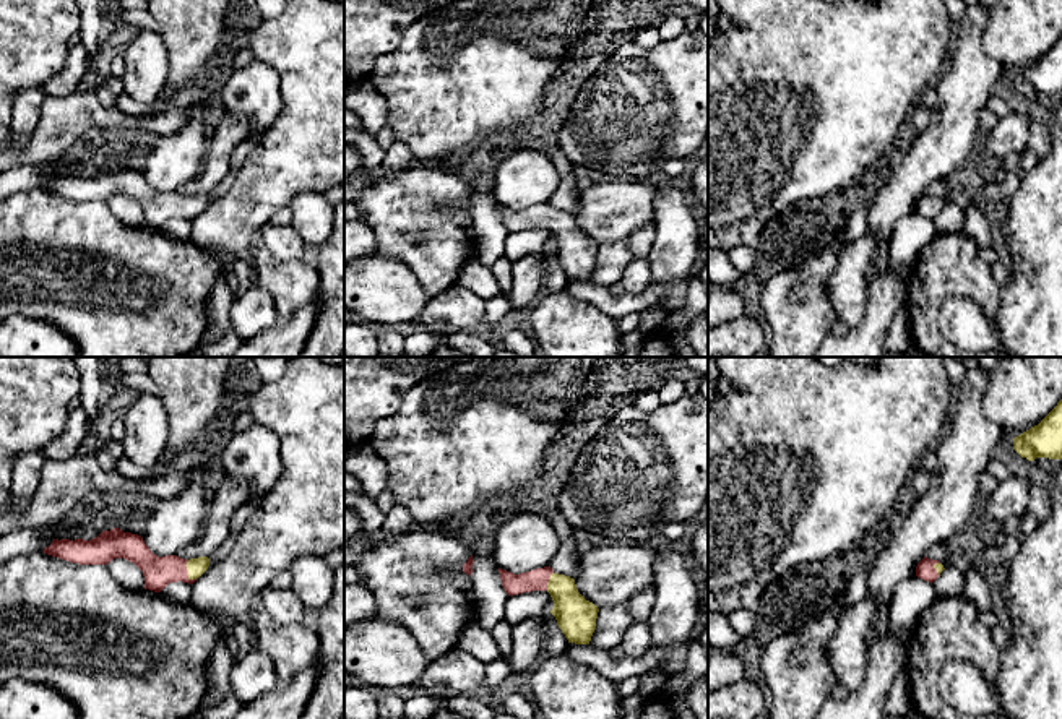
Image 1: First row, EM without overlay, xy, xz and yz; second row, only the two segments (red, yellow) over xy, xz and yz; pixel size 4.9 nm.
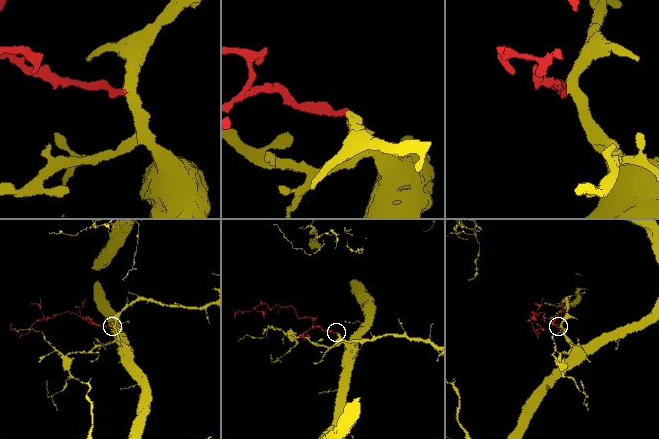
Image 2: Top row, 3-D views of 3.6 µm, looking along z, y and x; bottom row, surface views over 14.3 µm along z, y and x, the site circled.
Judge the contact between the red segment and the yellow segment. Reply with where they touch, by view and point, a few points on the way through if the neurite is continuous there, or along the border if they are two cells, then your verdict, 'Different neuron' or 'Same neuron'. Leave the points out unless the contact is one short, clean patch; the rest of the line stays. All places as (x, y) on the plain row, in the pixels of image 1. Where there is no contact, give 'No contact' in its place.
Touches red at xy (187, 208). Path across: xy (158, 208), (187, 208), (197, 203). Same neuron

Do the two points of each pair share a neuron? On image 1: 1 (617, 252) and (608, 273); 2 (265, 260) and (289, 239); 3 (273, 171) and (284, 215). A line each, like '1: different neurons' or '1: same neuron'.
1: same neuron
2: different neurons
3: different neurons

